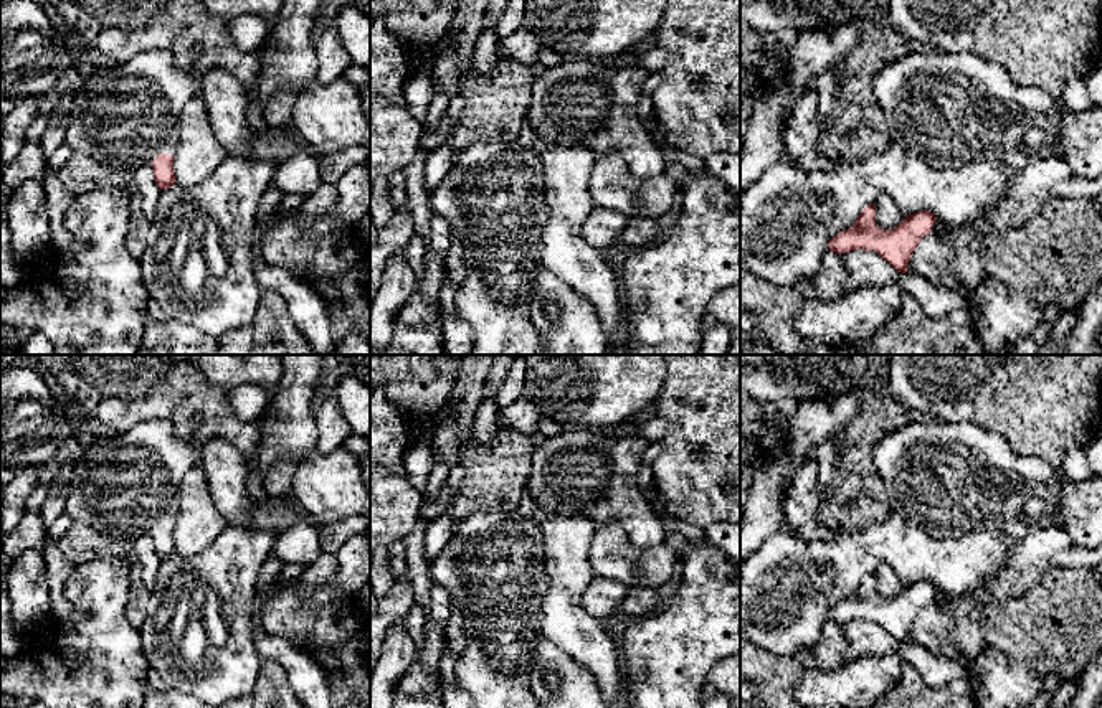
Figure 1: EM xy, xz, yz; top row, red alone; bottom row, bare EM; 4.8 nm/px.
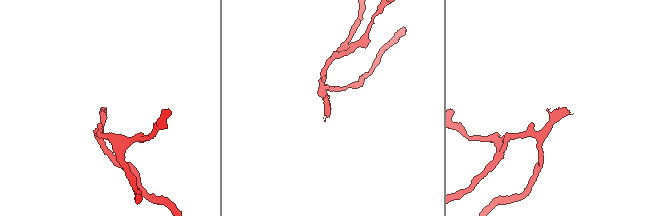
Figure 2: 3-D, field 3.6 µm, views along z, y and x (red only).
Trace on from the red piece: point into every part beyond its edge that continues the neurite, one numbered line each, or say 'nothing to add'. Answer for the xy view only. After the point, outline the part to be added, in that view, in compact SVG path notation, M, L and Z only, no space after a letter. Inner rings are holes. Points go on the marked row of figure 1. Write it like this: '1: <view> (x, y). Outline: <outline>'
1: xy (126, 114). Outline: M167 50L134 54L129 61L91 69L81 87L69 91L73 109L68 116L64 144L73 153L131 175L152 165L159 153L173 155L180 137L180 112L200 91L198 79L175 66Z

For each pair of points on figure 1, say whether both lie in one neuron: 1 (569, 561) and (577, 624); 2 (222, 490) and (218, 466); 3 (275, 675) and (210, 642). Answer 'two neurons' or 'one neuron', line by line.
1: one neuron
2: one neuron
3: two neurons

